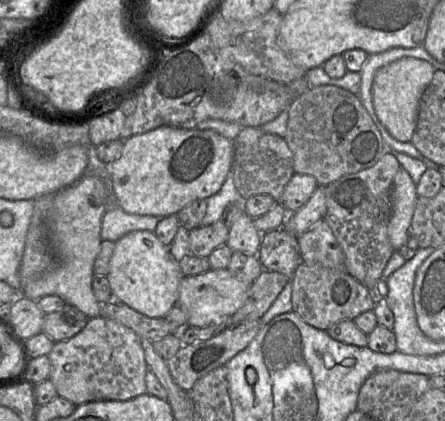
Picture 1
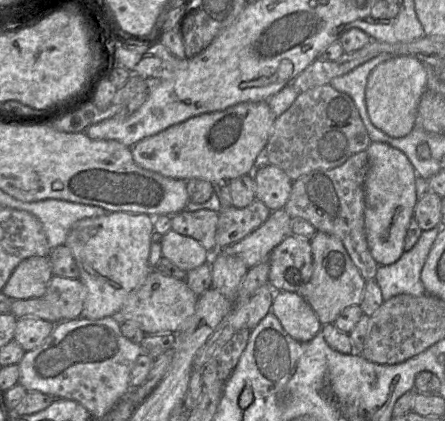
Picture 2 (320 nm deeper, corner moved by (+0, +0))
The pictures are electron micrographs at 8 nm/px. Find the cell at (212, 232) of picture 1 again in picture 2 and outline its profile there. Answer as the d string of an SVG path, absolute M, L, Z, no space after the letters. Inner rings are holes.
M202 209L193 212L181 211L171 216L171 230L197 240L208 252L218 251L215 234L219 213Z

